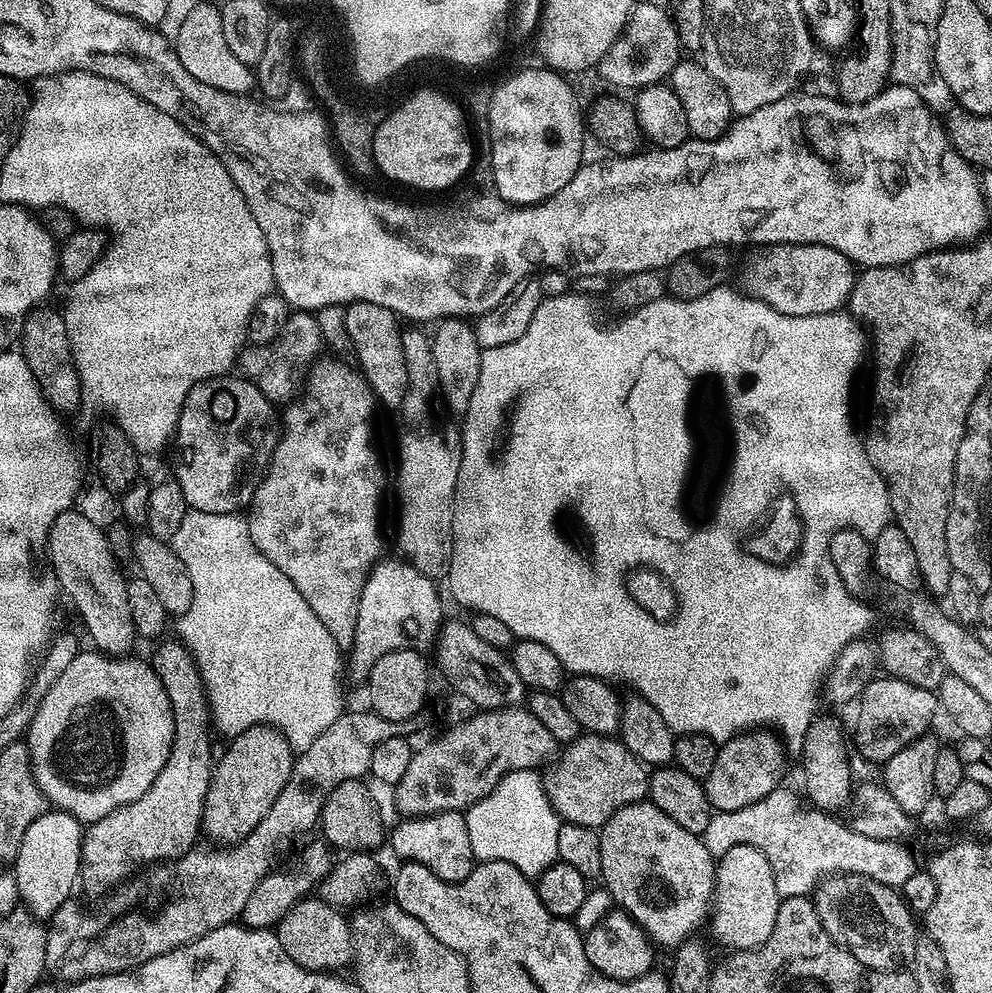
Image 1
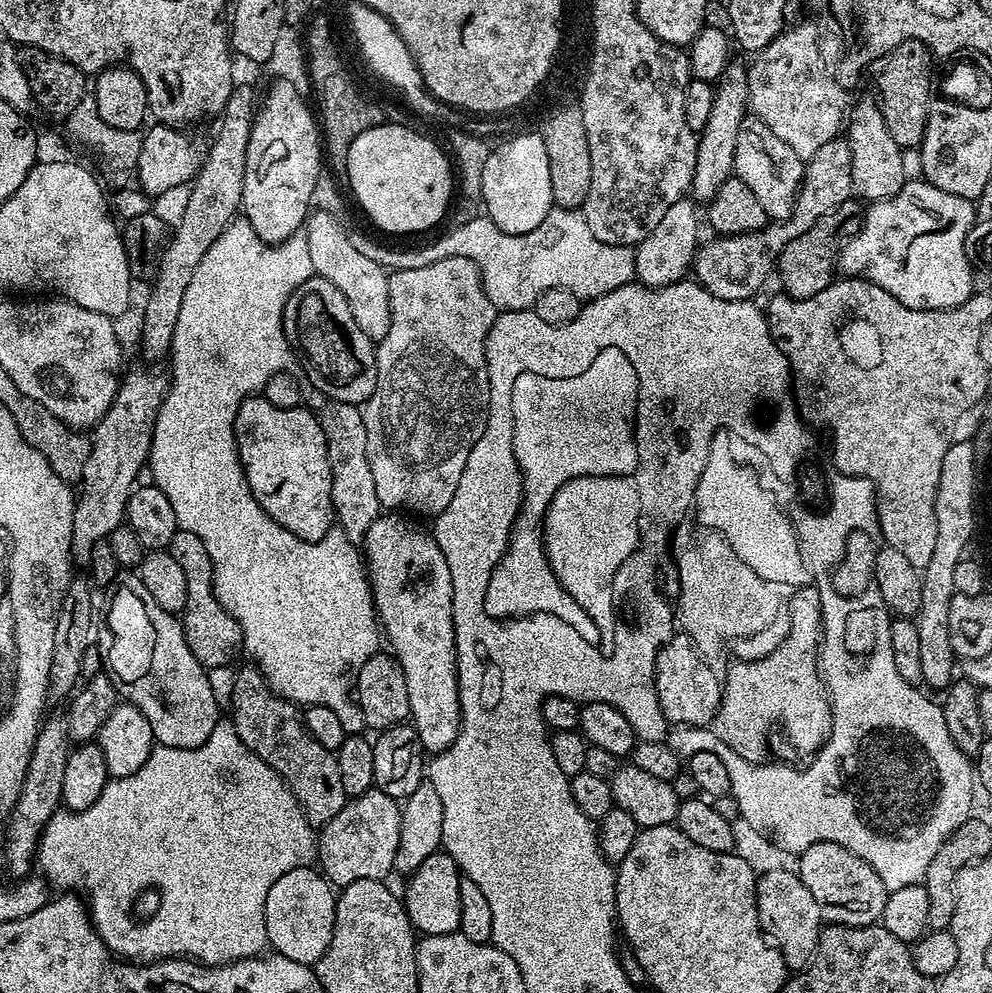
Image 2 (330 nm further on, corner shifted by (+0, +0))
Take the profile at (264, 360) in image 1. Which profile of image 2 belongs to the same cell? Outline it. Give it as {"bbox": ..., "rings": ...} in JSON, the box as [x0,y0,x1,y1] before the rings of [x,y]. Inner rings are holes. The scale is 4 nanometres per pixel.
{"bbox":[319,400,382,545],"rings":[[[337,400],[325,403],[324,412],[319,413],[320,425],[326,434],[326,450],[330,458],[330,478],[332,479],[332,510],[335,523],[346,534],[352,545],[363,545],[366,530],[381,515],[382,509],[378,502],[378,494],[374,490],[374,474],[370,474],[370,462],[366,455],[366,422],[364,413],[357,405],[343,404]]]}

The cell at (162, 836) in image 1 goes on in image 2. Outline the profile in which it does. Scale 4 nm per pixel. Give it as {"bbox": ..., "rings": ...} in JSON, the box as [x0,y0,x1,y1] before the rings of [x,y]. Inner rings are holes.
{"bbox":[166,530,244,669],"rings":[[[178,530],[174,538],[170,538],[166,551],[174,558],[174,562],[178,562],[178,566],[182,566],[182,574],[186,574],[186,606],[182,623],[190,654],[194,654],[194,658],[198,658],[198,662],[207,669],[232,664],[244,647],[244,631],[214,594],[212,563],[210,554],[206,554],[206,546],[202,546],[202,538]]]}

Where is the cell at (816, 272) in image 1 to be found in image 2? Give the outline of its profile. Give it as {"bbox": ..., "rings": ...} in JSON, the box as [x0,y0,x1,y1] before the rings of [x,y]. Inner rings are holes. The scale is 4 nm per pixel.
{"bbox":[838,178,976,310],"rings":[[[923,178],[905,179],[902,190],[898,190],[898,194],[894,194],[885,200],[873,200],[867,205],[866,211],[862,216],[862,223],[858,231],[845,239],[841,249],[838,268],[845,277],[859,278],[868,280],[874,286],[882,286],[882,290],[886,290],[894,298],[898,298],[898,302],[902,302],[902,306],[910,306],[914,310],[938,310],[939,308],[953,308],[962,302],[966,302],[974,295],[974,287],[972,288],[972,268],[968,265],[970,261],[970,253],[964,247],[968,232],[972,228],[972,223],[976,221],[976,204],[966,198],[958,198],[958,194],[946,194],[946,190],[938,190],[938,186],[929,184]]]}

